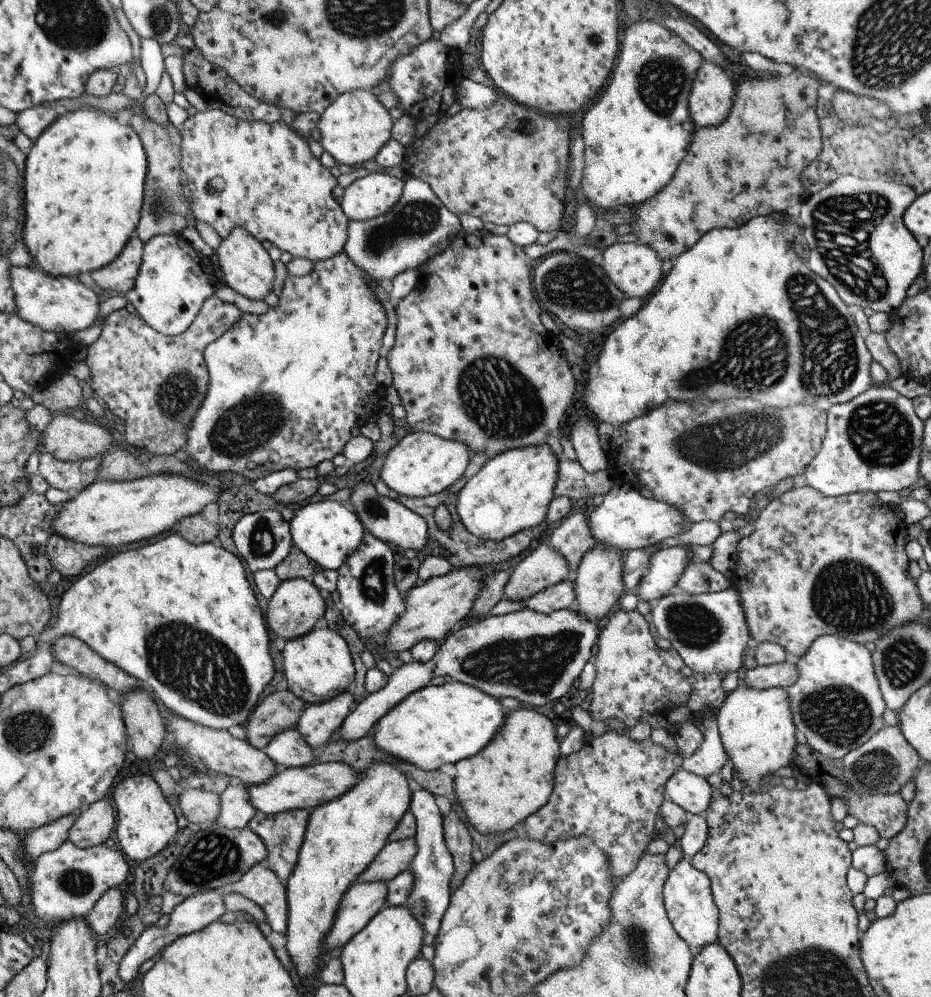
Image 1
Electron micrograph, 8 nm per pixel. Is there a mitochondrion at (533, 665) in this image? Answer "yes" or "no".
yes

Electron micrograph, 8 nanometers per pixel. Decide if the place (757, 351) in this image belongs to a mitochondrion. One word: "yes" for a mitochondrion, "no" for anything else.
yes

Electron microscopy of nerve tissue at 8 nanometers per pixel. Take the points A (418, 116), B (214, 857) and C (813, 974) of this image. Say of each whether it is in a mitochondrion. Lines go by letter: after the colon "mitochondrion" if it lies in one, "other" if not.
A: other
B: mitochondrion
C: mitochondrion

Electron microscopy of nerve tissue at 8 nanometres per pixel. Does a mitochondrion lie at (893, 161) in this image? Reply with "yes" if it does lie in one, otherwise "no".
yes

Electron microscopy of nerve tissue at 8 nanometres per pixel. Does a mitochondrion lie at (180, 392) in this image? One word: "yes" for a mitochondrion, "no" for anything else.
yes

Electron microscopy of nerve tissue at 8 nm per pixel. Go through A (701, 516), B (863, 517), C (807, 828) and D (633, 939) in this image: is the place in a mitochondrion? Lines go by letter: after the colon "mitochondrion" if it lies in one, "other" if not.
A: other
B: other
C: other
D: mitochondrion

